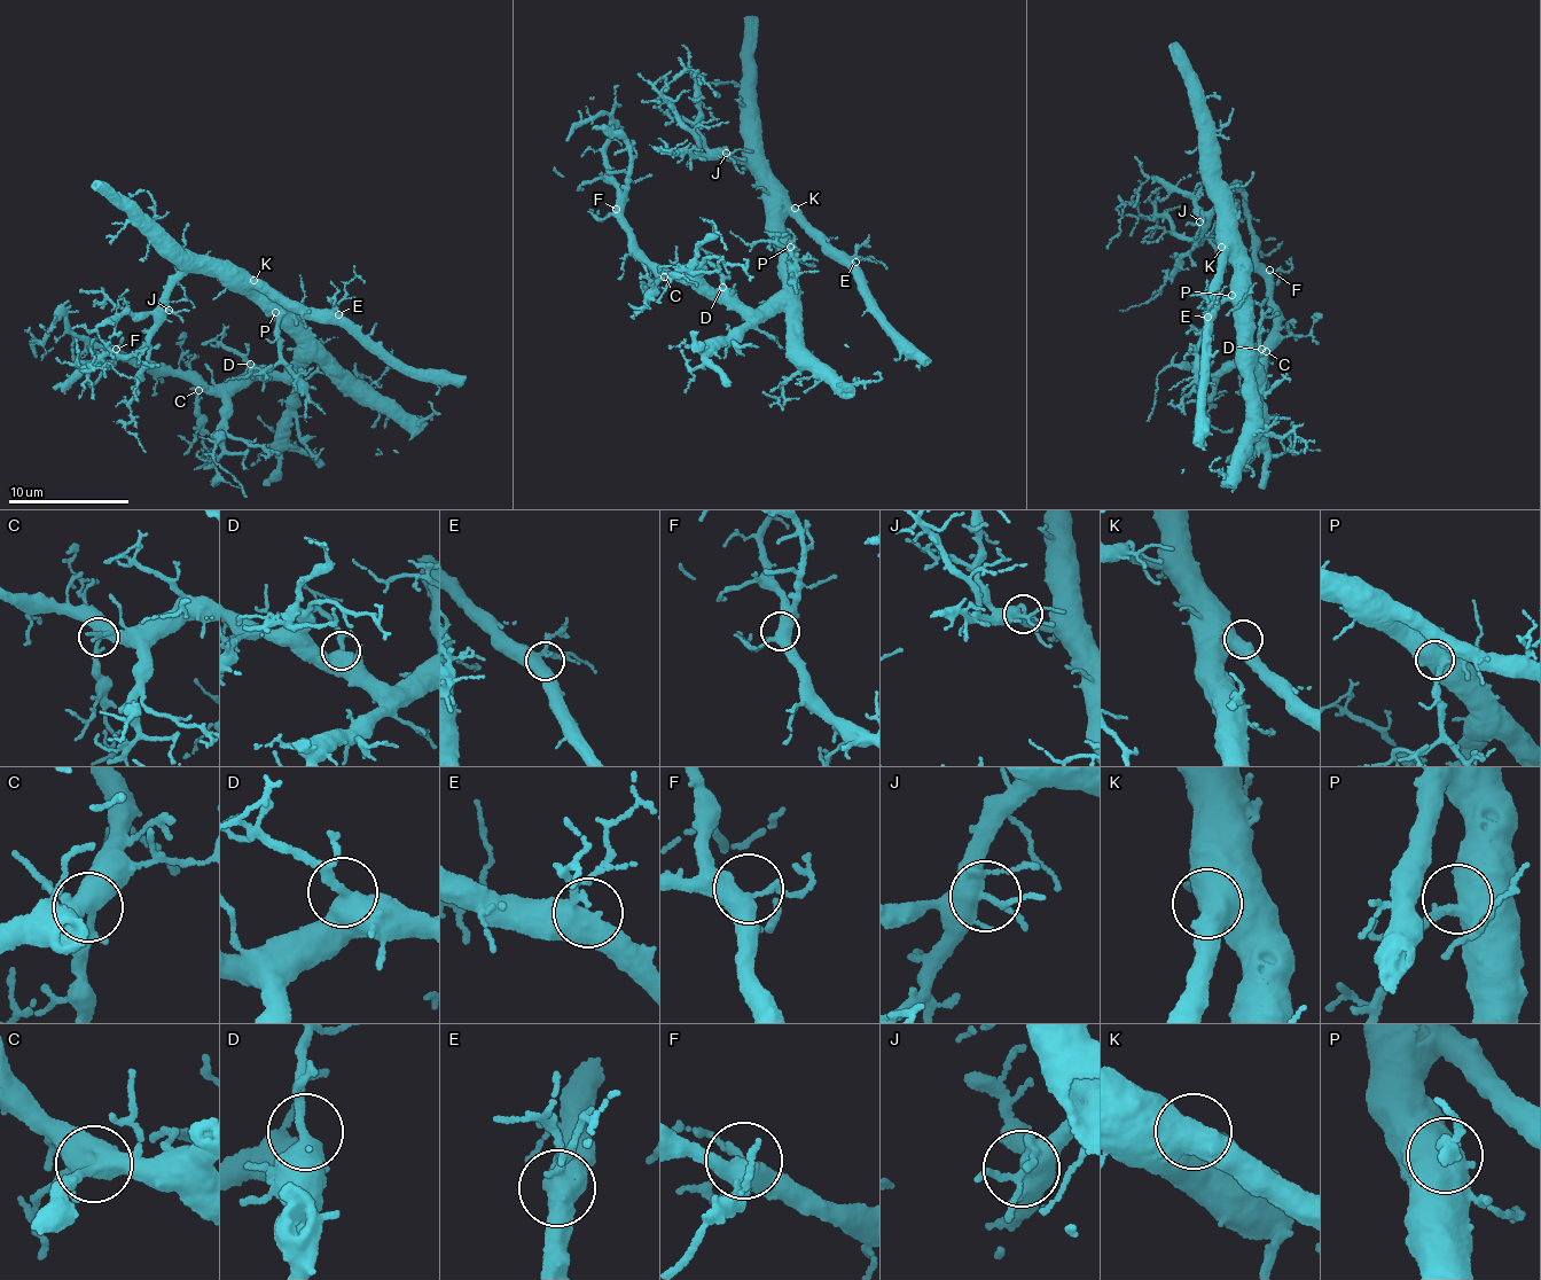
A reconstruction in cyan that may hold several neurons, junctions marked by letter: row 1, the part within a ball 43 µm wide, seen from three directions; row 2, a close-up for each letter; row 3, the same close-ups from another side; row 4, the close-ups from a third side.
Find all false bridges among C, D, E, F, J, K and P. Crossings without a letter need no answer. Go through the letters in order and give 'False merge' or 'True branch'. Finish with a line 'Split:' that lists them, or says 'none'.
C: True branch
D: True branch
E: True branch
F: True branch
J: True branch
K: True branch
P: True branch
Split: none

